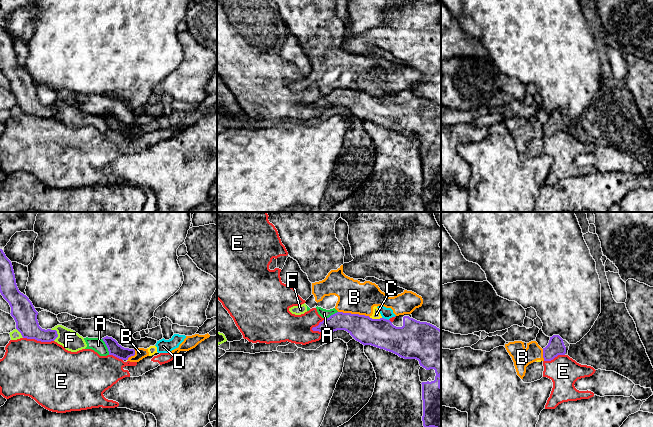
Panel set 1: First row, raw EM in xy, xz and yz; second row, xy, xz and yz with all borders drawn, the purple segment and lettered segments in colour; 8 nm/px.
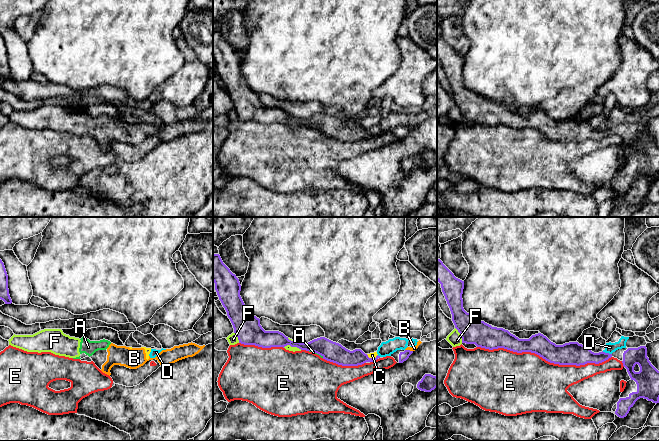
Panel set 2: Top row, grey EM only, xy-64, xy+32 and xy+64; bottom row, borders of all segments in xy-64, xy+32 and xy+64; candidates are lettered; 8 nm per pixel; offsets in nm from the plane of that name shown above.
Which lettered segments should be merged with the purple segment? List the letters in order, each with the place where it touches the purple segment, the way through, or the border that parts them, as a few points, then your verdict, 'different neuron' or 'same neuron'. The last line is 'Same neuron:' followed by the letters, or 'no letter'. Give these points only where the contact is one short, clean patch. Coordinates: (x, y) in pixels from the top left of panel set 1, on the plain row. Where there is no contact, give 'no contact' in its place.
A: contact xy (106, 121); border xy (102, 114), (109, 130); different neuron
B: contact xz (354, 90); different neuron
C: contact xz (375, 95); border xz (369, 93), (381, 94); different neuron
D: contact xz (385, 95); different neuron
E: contact xy (38, 116); different neuron
F: contact xy (56, 109); different neuron
Same neuron: no letter

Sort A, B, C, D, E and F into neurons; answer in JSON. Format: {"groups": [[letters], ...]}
{"groups": [["A", "B", "C", "D", "F"], ["E"]]}

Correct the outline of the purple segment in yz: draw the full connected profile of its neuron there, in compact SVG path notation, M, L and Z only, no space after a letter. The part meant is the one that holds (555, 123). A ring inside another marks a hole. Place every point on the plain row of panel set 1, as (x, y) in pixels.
M559 111L550 113L548 121L543 124L544 137L551 137L558 131L565 131L566 123L563 115Z

